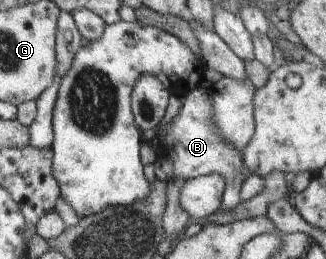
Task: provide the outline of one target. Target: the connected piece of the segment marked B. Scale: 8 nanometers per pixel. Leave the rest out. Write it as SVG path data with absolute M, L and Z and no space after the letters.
M206 83L197 89L191 90L186 96L179 113L170 122L167 141L162 146L163 150L156 157L168 157L174 165L175 176L183 179L193 179L201 172L203 174L221 173L227 182L226 195L223 200L222 210L238 208L244 201L241 190L244 180L243 154L218 131L219 126L215 121L214 99L211 95L212 88Z

